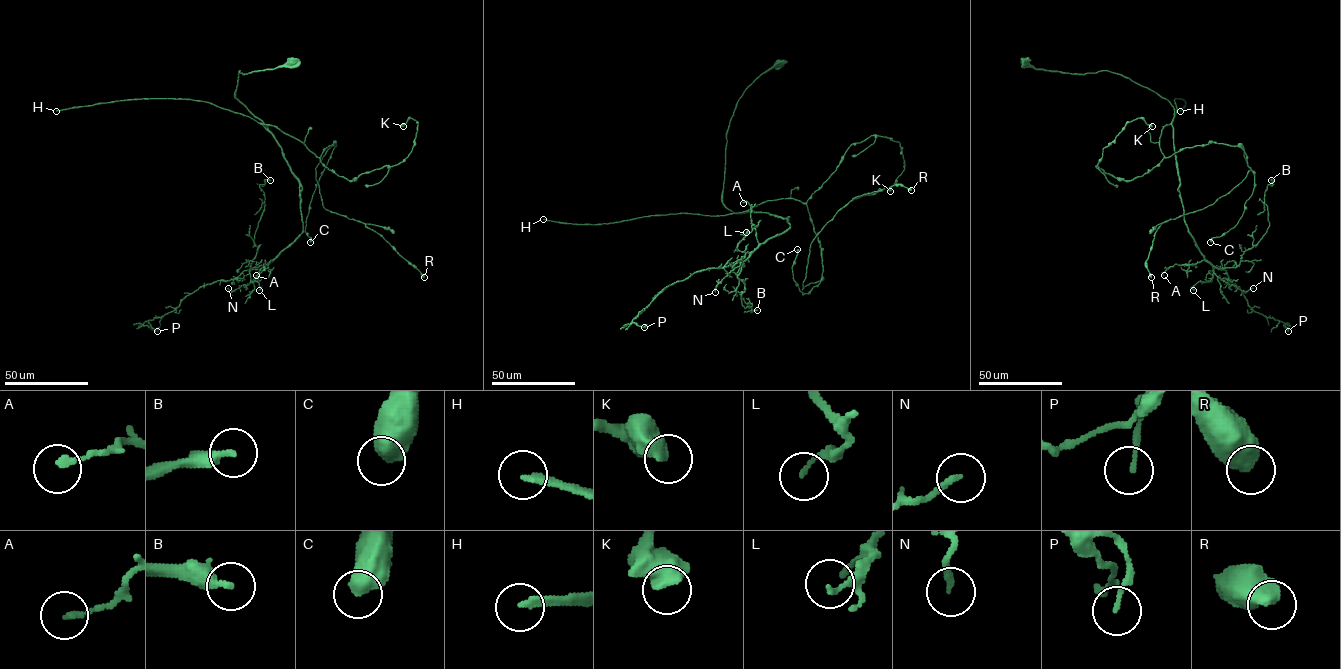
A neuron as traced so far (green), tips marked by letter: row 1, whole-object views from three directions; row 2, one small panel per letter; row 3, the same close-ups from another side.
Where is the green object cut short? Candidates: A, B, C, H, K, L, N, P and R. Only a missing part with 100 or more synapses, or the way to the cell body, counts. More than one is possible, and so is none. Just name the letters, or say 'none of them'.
H

